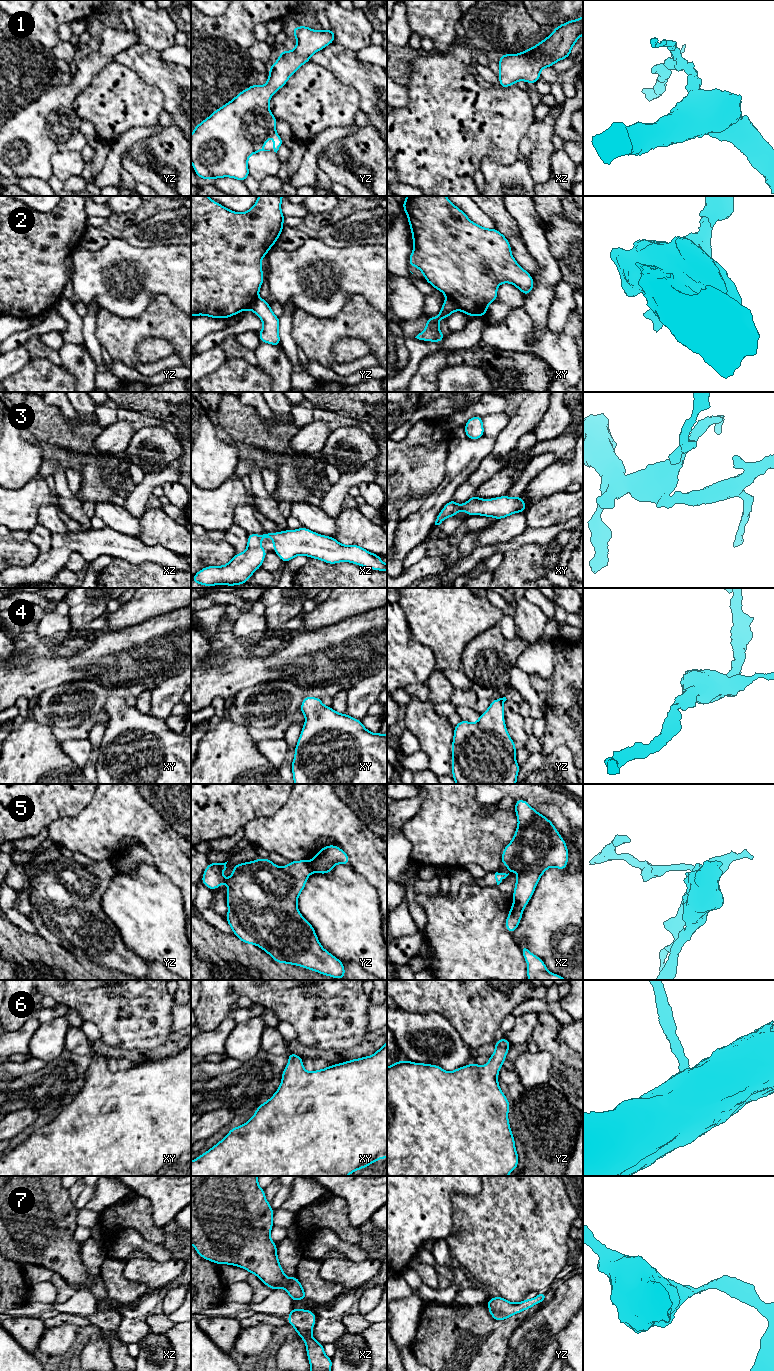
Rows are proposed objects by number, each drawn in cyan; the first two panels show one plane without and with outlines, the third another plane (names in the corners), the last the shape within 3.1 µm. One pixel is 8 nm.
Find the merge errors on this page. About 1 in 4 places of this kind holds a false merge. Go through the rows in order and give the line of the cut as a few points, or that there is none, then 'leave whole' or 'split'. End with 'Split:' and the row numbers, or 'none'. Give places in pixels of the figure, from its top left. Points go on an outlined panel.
1: no cut | leave whole
2: xy (447, 297), (459, 309) | split
3: no cut | leave whole
4: no cut | leave whole
5: yz (310, 861), (313, 871) | split
6: no cut | leave whole
7: no cut | leave whole
Split: 2, 5

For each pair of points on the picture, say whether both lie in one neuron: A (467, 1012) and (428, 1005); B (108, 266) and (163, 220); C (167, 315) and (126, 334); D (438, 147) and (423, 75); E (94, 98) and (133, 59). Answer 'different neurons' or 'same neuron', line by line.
A: same neuron
B: different neurons
C: same neuron
D: same neuron
E: different neurons

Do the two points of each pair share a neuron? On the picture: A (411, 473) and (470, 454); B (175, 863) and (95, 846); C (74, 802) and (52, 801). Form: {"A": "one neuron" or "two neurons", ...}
{"A": "two neurons", "B": "one neuron", "C": "one neuron"}

